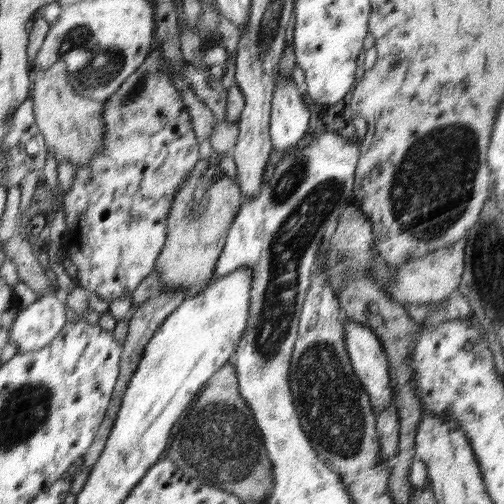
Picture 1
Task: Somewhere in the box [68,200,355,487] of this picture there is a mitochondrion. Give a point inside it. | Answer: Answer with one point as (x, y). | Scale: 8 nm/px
(217, 440)

